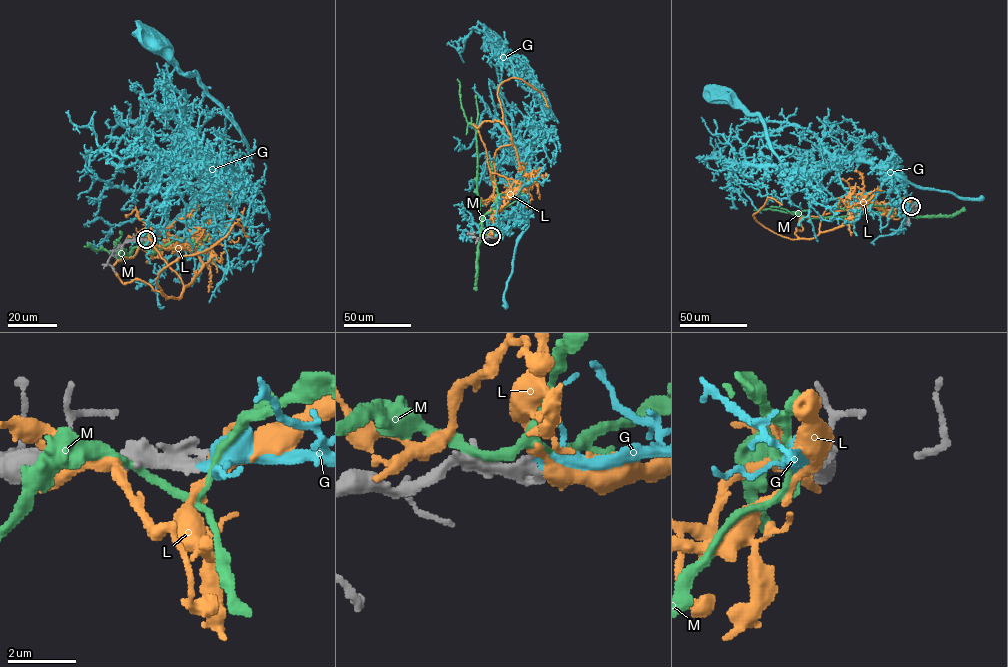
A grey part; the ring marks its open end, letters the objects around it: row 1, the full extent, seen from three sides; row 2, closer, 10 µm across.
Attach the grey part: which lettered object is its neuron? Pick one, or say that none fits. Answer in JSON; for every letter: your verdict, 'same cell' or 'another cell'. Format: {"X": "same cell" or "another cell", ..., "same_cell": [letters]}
{"G": "same cell", "L": "another cell", "M": "another cell", "same_cell": ["G"]}

